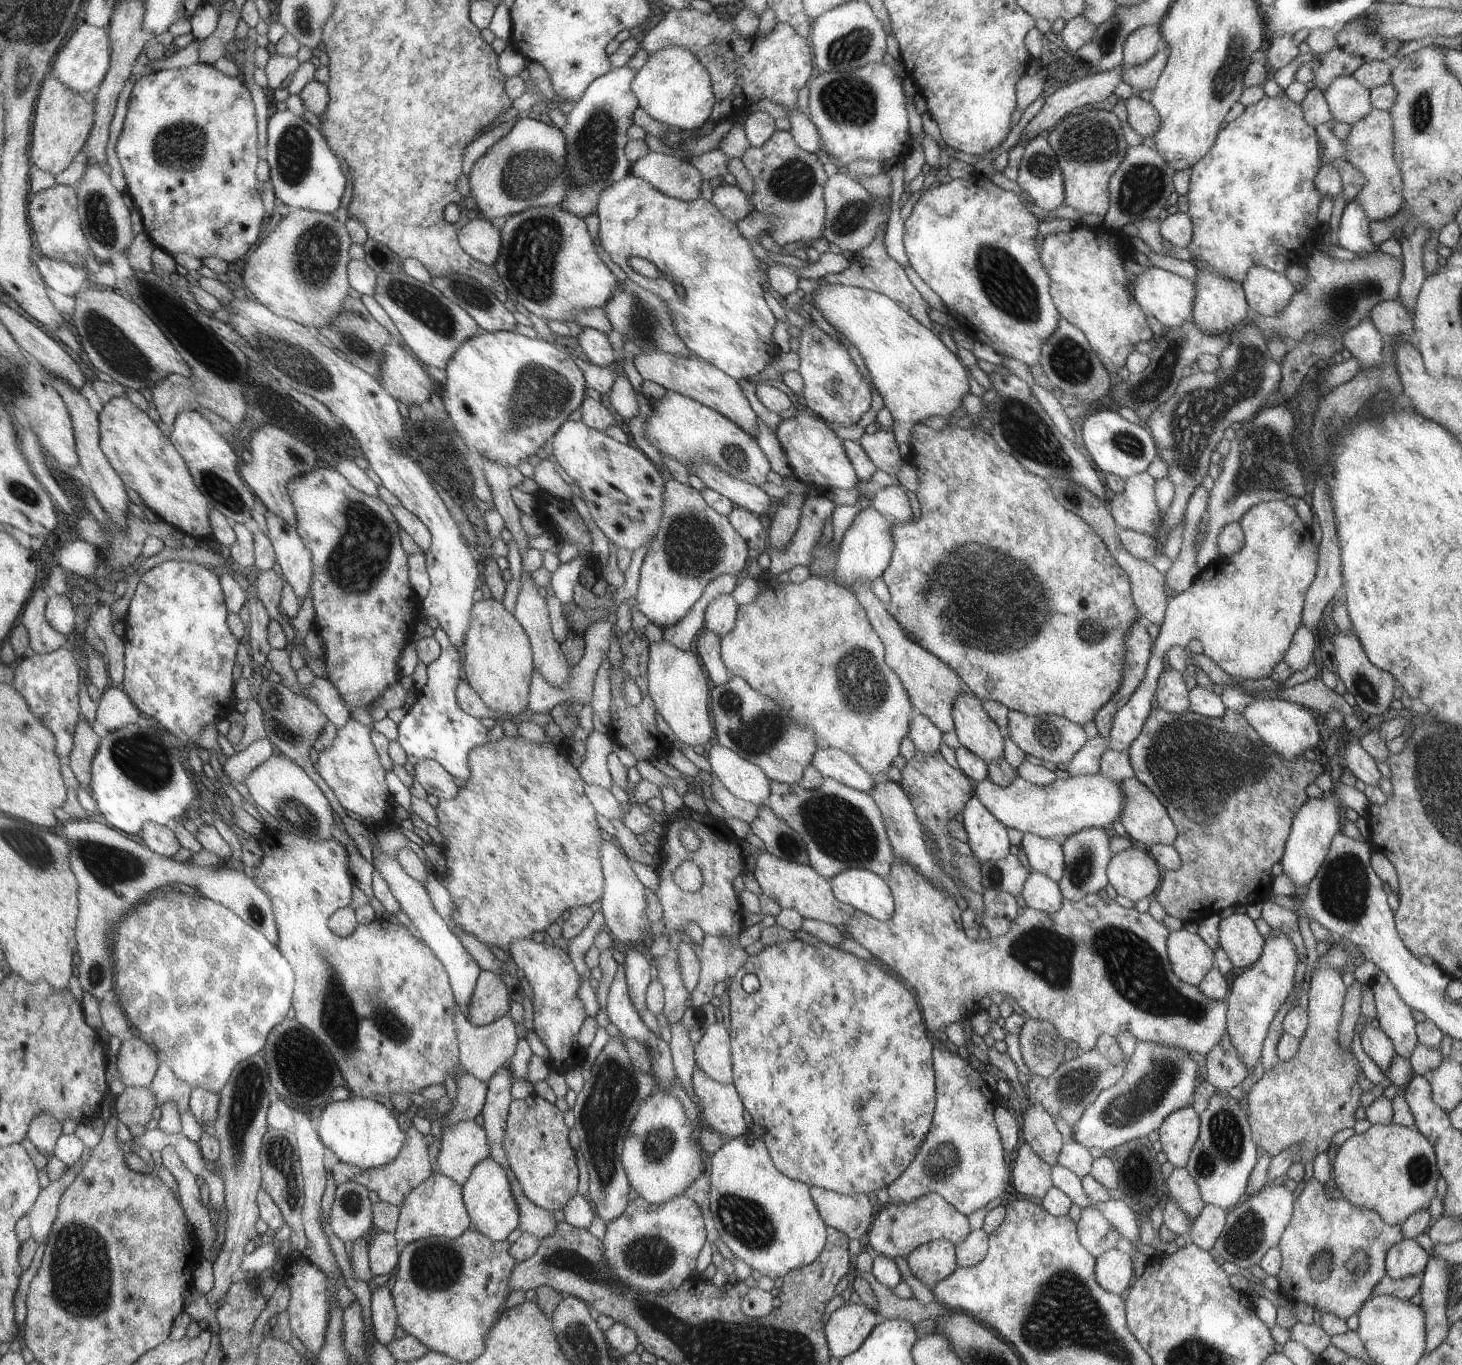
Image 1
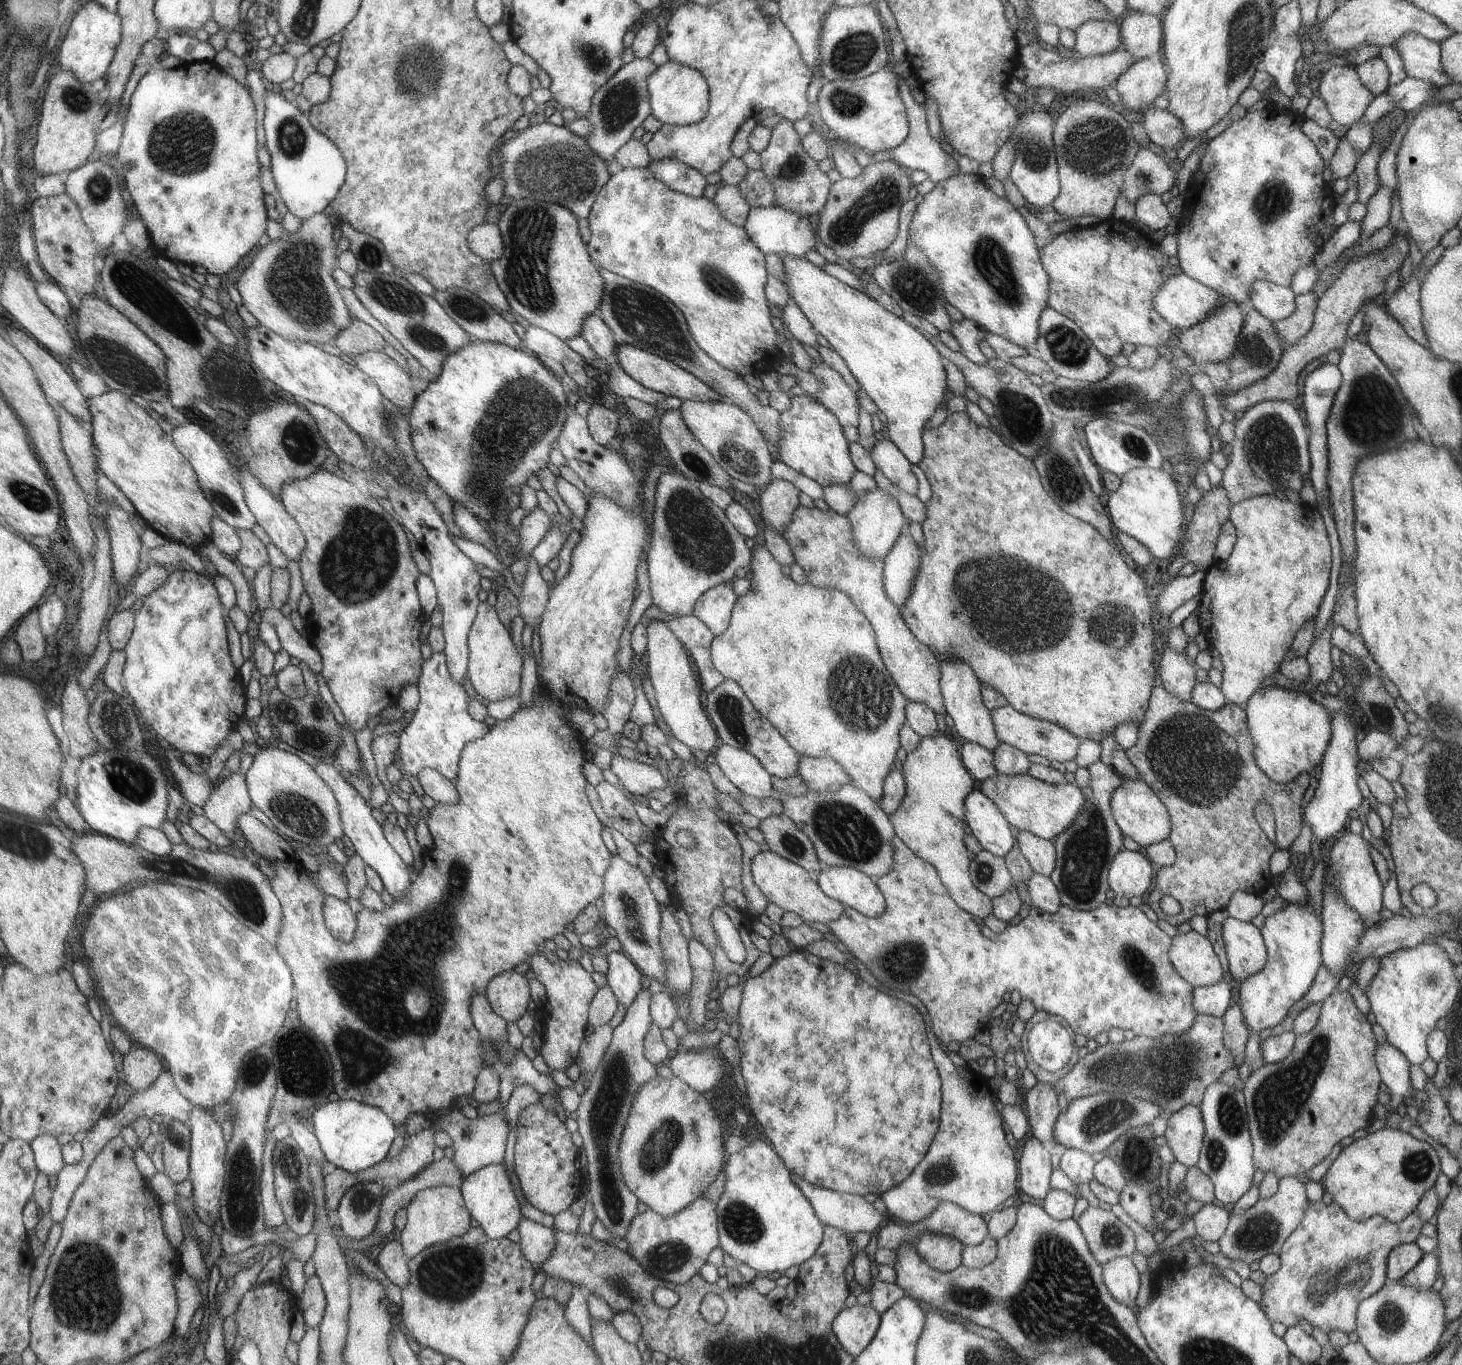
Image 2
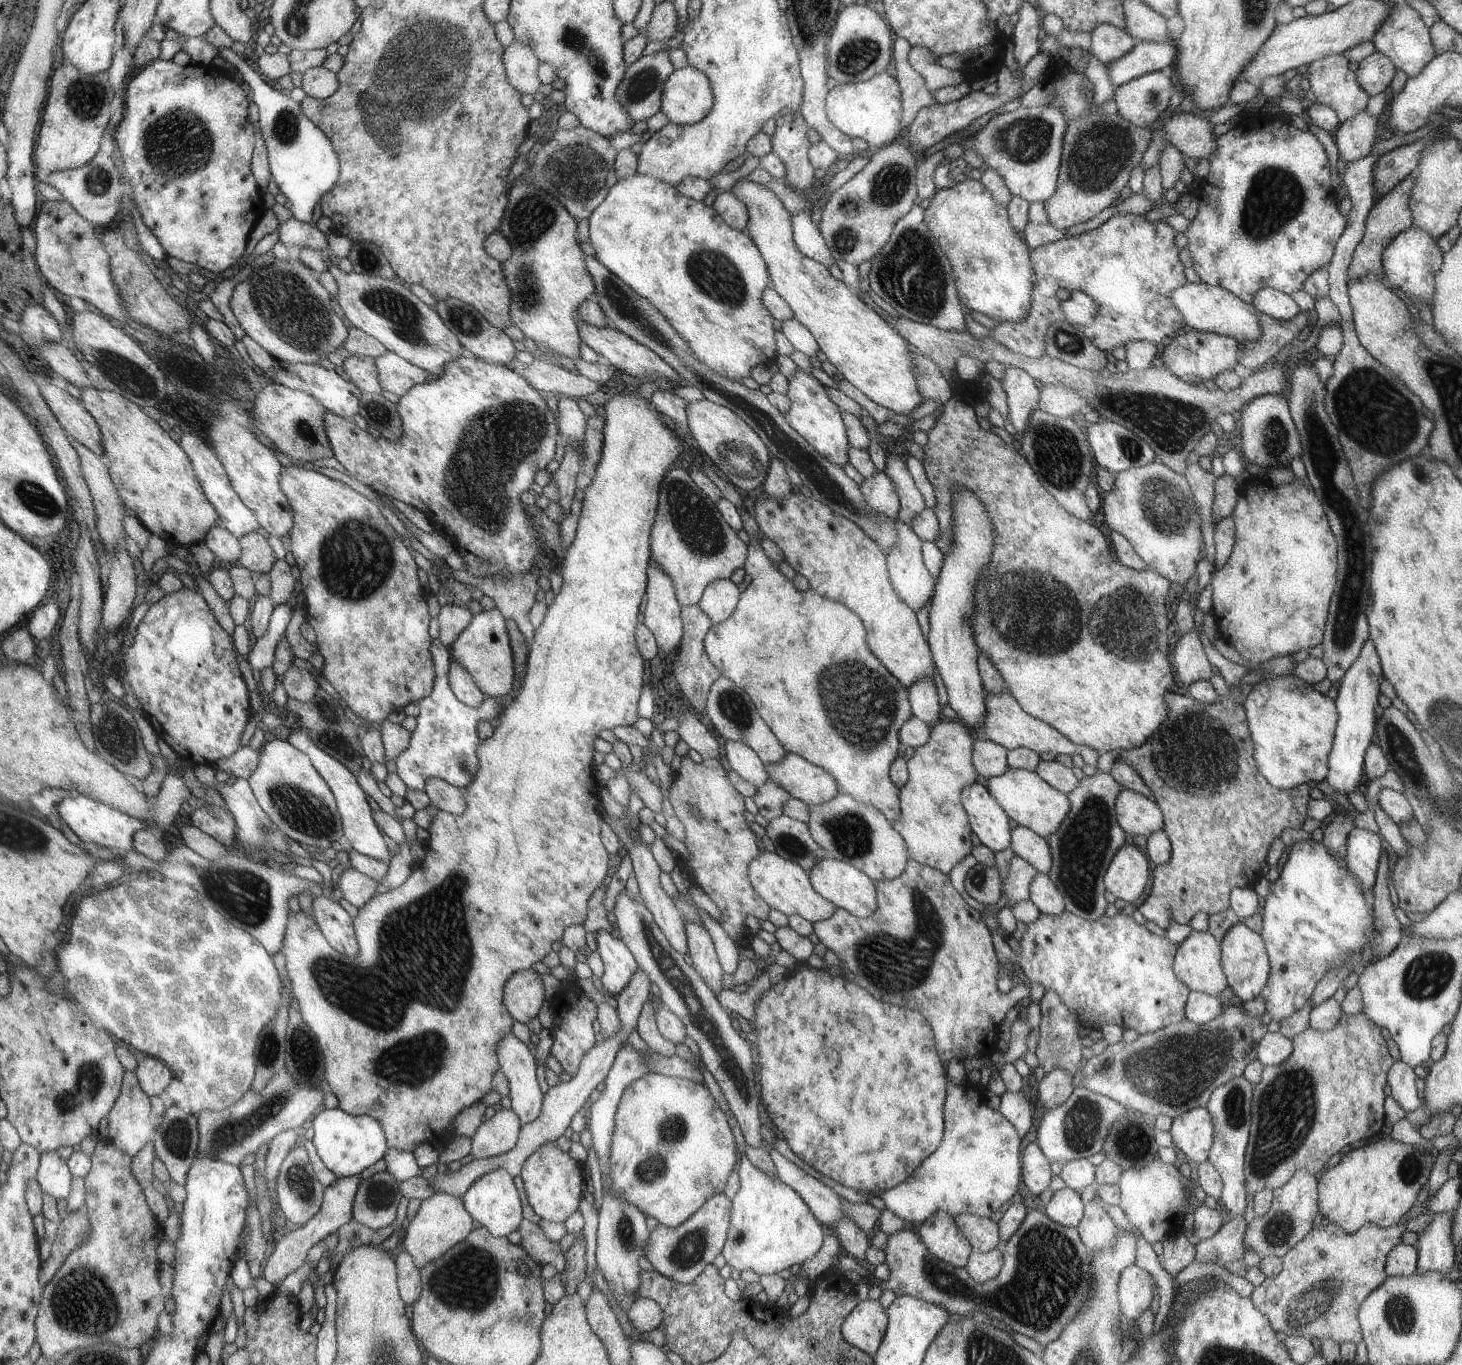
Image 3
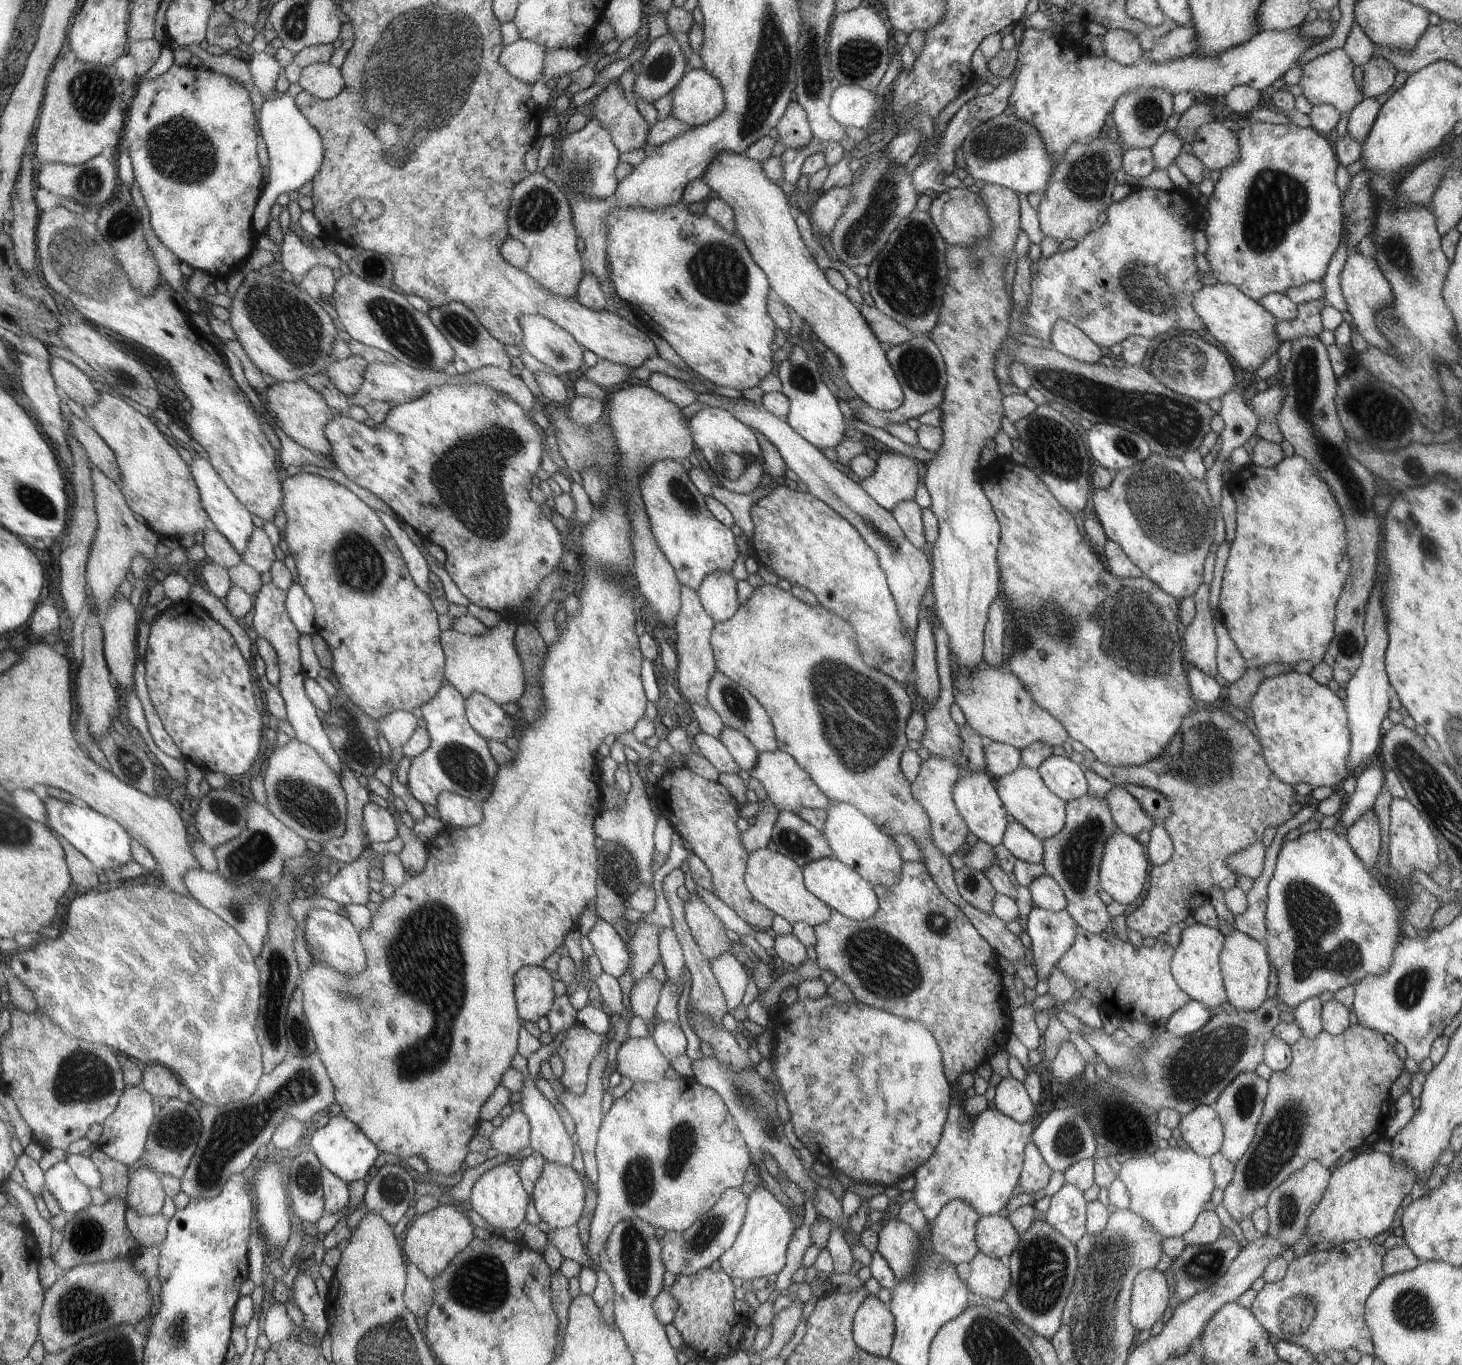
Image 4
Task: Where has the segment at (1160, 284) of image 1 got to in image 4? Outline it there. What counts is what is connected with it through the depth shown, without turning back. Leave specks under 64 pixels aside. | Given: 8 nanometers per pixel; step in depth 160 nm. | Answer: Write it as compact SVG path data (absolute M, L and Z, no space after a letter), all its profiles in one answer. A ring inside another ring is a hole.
M1217 283L1199 288L1191 294L1191 308L1201 318L1205 335L1221 344L1235 360L1236 367L1245 372L1255 372L1281 344L1275 338L1275 322L1278 322L1275 316L1271 316L1257 301L1245 296L1235 286Z

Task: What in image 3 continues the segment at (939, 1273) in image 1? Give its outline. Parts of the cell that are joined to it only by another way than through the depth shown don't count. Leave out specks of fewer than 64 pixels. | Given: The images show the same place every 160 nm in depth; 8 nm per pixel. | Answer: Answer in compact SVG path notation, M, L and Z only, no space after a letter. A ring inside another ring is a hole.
M935 1212L921 1223L918 1232L919 1240L937 1260L954 1267L965 1267L972 1248L947 1212Z

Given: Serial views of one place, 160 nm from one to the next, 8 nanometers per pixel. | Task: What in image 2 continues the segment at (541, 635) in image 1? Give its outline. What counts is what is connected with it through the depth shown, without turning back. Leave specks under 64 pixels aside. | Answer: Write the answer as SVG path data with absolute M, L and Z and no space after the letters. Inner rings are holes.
M532 556L526 558L527 570L522 588L519 592L519 610L524 623L539 630L543 614L547 610L552 589L541 576L541 566Z

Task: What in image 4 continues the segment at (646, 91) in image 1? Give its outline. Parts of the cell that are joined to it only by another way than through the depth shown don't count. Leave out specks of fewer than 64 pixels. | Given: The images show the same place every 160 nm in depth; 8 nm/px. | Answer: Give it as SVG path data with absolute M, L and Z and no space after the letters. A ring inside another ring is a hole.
M686 70L671 92L671 115L689 126L705 124L723 111L722 86L705 70Z

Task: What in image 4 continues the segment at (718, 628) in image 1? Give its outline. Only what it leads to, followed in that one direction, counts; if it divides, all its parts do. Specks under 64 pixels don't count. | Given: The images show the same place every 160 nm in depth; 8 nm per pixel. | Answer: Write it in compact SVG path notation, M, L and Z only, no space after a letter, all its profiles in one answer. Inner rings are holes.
M711 572L699 584L696 592L714 623L731 619L735 610L740 608L735 594L735 578L727 572Z

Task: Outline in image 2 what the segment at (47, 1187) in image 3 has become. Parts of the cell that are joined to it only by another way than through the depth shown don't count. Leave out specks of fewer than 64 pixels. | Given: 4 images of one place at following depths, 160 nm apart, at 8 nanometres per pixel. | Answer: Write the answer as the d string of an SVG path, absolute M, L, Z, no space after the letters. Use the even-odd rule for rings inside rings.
M41 1134L31 1142L36 1158L36 1164L40 1172L45 1172L47 1176L58 1176L59 1172L66 1166L63 1158L63 1147L53 1134Z

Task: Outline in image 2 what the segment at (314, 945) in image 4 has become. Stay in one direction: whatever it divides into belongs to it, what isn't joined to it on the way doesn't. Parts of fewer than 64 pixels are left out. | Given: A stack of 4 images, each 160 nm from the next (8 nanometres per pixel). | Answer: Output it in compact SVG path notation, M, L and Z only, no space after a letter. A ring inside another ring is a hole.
M335 896L325 898L325 919L330 934L333 934L336 940L347 943L355 940L357 914L345 900L339 900Z

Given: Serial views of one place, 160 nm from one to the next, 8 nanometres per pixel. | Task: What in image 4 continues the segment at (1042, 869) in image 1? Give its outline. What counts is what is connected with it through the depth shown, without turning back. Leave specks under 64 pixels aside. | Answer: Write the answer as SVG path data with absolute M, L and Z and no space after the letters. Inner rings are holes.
M1019 822L1007 824L1007 830L1002 838L1003 846L1019 861L1029 864L1042 864L1042 841L1034 836L1029 829L1023 828Z

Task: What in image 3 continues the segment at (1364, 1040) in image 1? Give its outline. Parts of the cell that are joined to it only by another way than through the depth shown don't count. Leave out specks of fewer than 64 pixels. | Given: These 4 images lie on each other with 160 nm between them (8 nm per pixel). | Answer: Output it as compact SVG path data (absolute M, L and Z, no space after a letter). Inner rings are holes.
M1393 1060L1387 1072L1388 1094L1405 1113L1415 1110L1421 1104L1415 1088L1415 1079L1416 1076L1409 1065Z

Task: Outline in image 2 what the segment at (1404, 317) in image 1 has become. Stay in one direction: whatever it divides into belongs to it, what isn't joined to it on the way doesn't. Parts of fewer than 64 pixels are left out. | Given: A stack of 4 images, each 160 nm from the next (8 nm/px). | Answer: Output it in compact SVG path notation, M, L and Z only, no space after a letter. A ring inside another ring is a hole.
M1411 275L1409 282L1397 288L1384 303L1385 312L1391 313L1402 324L1407 336L1427 348L1427 338L1423 334L1420 312L1420 284L1416 276Z

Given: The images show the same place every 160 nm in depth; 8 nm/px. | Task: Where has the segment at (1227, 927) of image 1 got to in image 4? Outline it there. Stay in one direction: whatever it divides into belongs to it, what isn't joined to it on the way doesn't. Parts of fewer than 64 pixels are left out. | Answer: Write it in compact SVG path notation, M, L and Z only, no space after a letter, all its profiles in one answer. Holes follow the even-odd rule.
M1235 929L1226 937L1220 959L1222 982L1229 1004L1239 1011L1251 1011L1258 1008L1259 1004L1266 1000L1269 978L1269 954L1263 943L1259 943Z

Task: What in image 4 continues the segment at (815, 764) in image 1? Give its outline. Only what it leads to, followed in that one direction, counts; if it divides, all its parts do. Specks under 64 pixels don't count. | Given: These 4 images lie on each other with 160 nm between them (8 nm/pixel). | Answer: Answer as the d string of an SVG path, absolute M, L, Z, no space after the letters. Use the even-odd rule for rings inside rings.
M778 749L773 752L759 753L755 766L748 773L751 778L759 781L767 794L767 798L777 806L779 811L791 811L795 808L823 810L831 804L829 798L823 794L822 789L811 780L809 772L805 772L805 768L798 766L789 754Z

